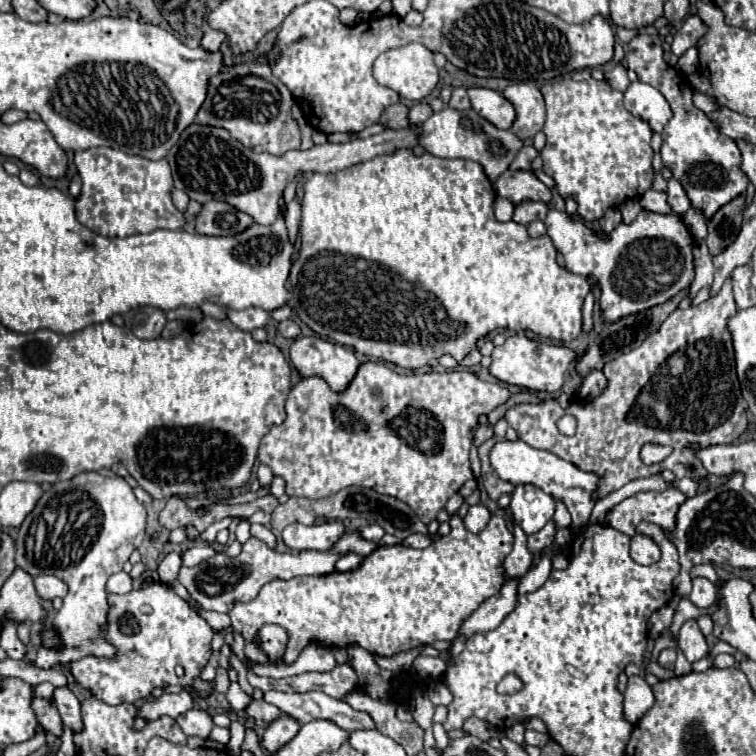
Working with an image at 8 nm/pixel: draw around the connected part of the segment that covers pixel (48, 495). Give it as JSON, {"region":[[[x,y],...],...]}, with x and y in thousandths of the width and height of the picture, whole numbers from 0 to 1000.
{"region":[[[104,628],[91,636],[78,636],[67,647],[57,652],[46,673],[33,684],[33,689],[25,697],[20,724],[22,724],[22,747],[36,755],[41,763],[49,761],[73,761],[83,766],[91,776],[91,784],[83,792],[83,803],[75,808],[70,829],[75,832],[83,853],[75,858],[60,858],[54,856],[46,872],[46,880],[52,885],[75,882],[78,877],[102,874],[112,866],[128,866],[128,869],[147,869],[152,866],[152,856],[139,848],[142,835],[142,782],[139,771],[149,758],[157,758],[171,739],[171,734],[187,721],[192,713],[192,671],[179,660],[176,647],[163,631],[134,631],[128,636],[115,636],[115,631]]]}

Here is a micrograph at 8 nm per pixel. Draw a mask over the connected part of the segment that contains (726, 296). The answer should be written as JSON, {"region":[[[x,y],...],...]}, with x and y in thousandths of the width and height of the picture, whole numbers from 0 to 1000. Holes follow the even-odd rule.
{"region":[[[962,369],[948,390],[909,411],[890,411],[872,438],[856,446],[845,459],[806,478],[798,485],[803,512],[792,525],[758,530],[750,544],[737,528],[687,533],[668,546],[668,554],[697,589],[729,597],[763,615],[769,623],[787,626],[792,631],[792,642],[784,652],[787,663],[821,647],[837,634],[858,631],[877,620],[888,620],[896,634],[914,631],[927,636],[935,623],[917,594],[909,594],[906,589],[967,589],[988,567],[988,538],[972,496],[972,464],[962,435],[962,422],[972,414],[970,382]],[[747,546],[755,546],[763,554],[758,578],[742,575],[734,562]],[[853,586],[885,589],[890,599],[869,615],[853,615],[845,604]],[[911,615],[917,615],[919,623],[911,623]]]}

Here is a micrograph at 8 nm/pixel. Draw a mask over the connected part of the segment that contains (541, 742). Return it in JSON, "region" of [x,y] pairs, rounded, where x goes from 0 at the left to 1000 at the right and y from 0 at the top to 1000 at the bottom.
{"region":[[[694,967],[694,983],[708,985],[708,988],[721,988],[726,980],[724,970],[710,970],[710,967]]]}

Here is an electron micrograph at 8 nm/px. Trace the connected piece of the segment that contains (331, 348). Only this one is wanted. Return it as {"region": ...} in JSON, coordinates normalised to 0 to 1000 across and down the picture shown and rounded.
{"region":[[[393,446],[382,462],[382,472],[398,499],[425,499],[443,520],[459,515],[475,488],[475,478],[464,462],[419,446]]]}

